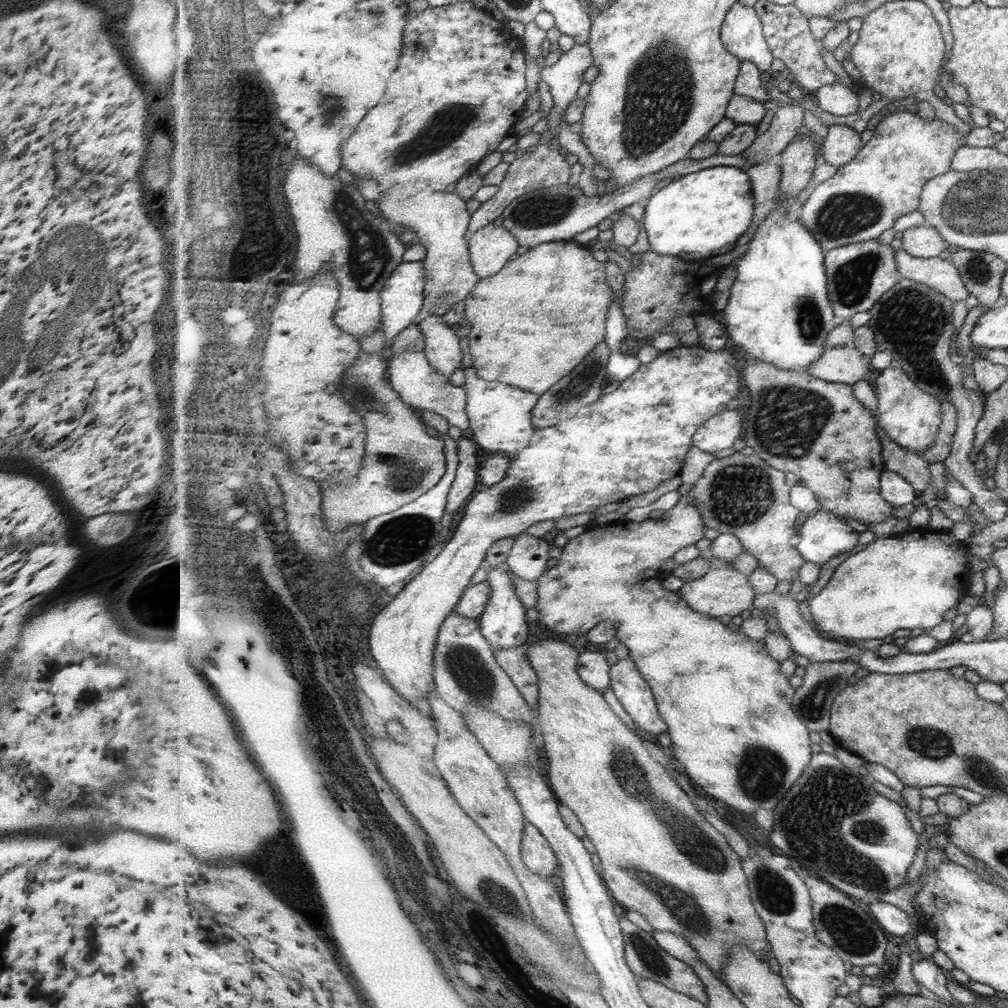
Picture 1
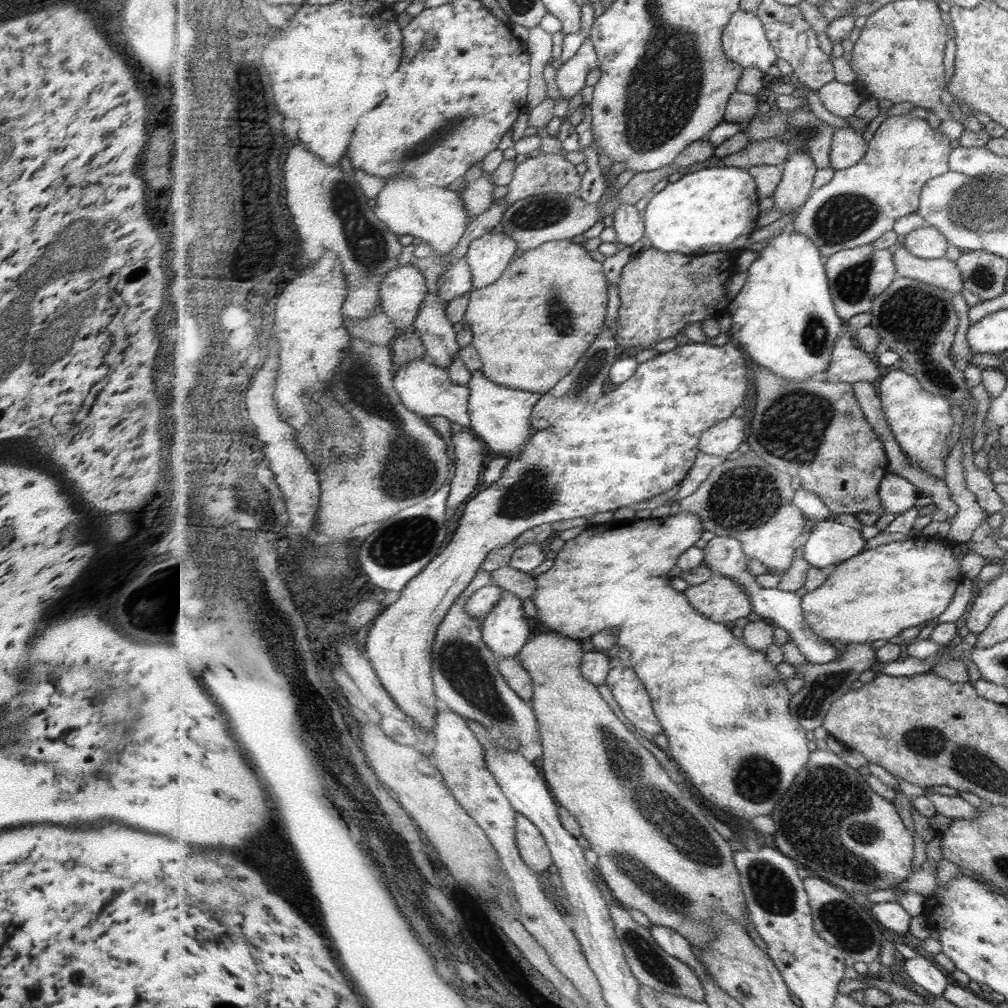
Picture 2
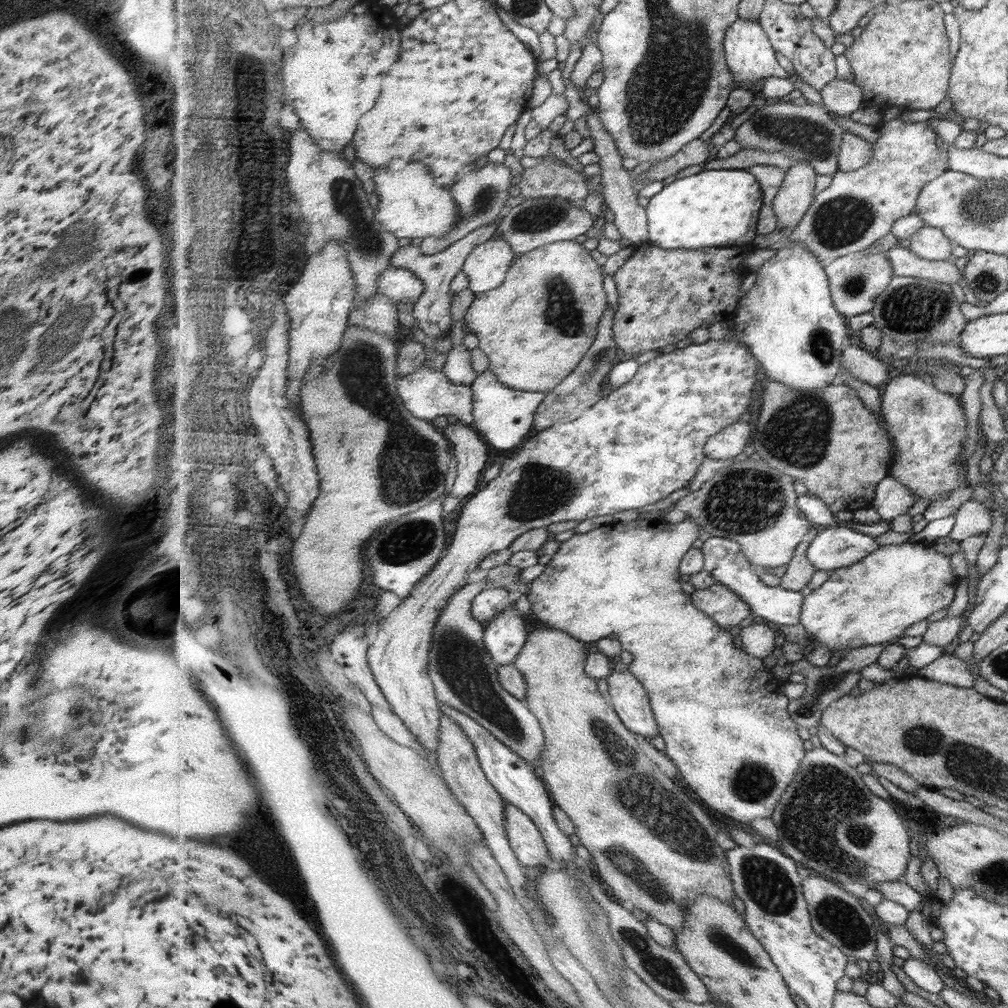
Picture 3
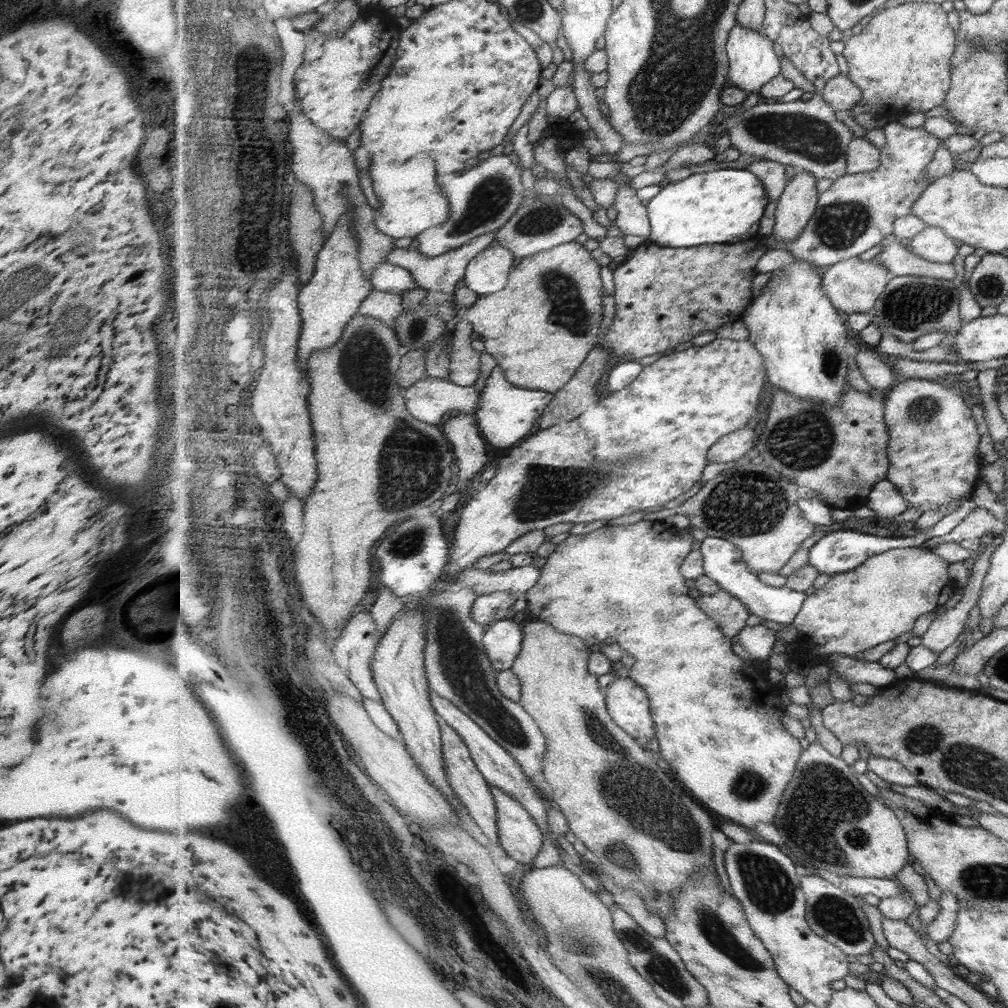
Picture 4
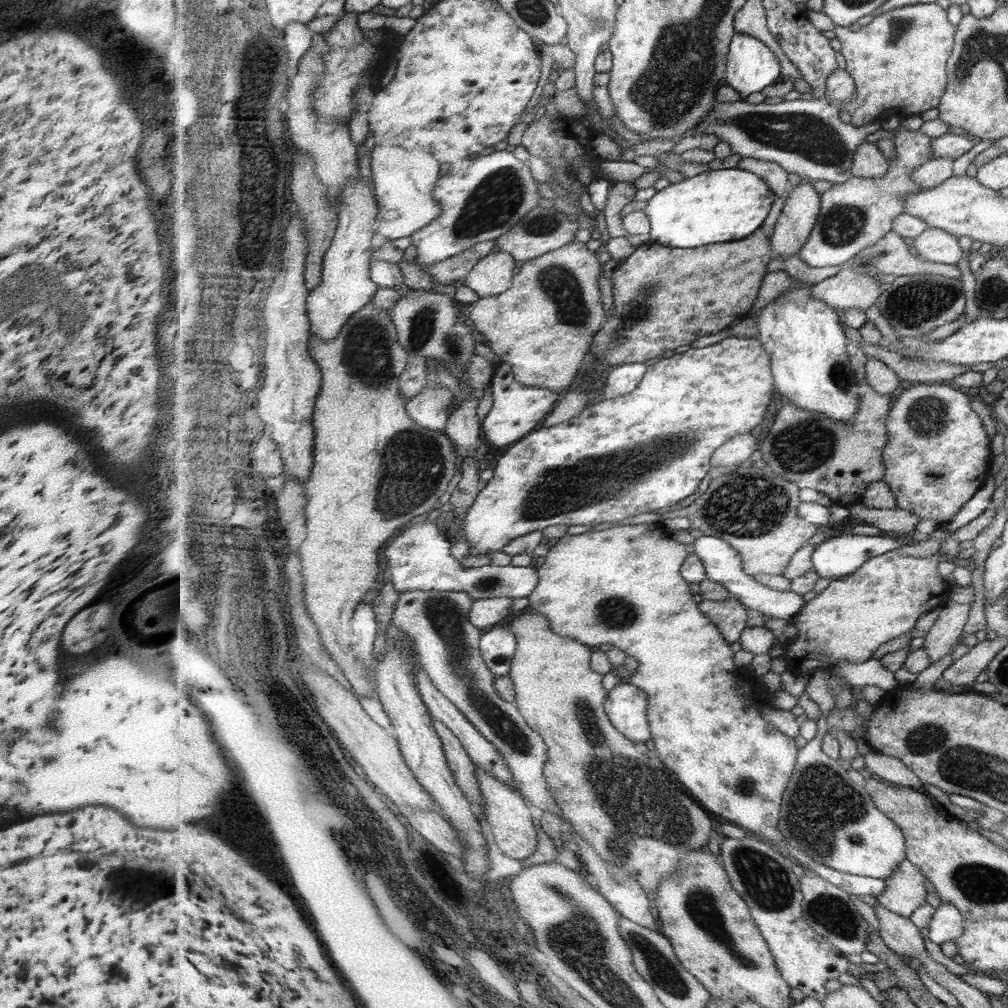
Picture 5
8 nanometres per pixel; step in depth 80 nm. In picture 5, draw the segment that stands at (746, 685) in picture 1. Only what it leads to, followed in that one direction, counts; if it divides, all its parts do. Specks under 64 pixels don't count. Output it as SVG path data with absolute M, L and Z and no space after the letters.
M642 523L637 525L619 525L612 528L603 529L601 531L581 533L578 535L566 534L562 536L556 544L553 544L548 551L546 561L539 566L539 584L528 596L531 610L537 613L543 613L551 623L555 633L558 633L569 641L579 641L587 646L602 646L610 643L614 648L620 648L626 652L628 656L632 656L639 663L639 667L630 677L630 683L642 688L648 695L650 704L648 705L648 720L650 721L650 729L652 741L655 743L656 752L661 756L663 764L667 764L667 768L671 768L677 774L677 780L683 782L683 786L695 796L708 811L718 818L727 820L729 824L737 824L741 828L749 828L753 832L761 832L765 826L779 826L781 812L781 802L785 796L791 777L794 775L796 764L798 763L798 754L800 748L793 740L793 737L786 736L772 726L767 720L761 717L761 709L766 704L771 705L772 694L756 684L756 691L747 697L743 695L738 686L742 680L757 679L751 669L737 667L735 664L735 652L731 650L731 646L725 640L722 632L712 623L710 617L706 615L700 608L699 597L692 591L690 582L682 575L683 564L686 558L691 554L692 546L676 542L669 538L669 531L665 530L660 523Z

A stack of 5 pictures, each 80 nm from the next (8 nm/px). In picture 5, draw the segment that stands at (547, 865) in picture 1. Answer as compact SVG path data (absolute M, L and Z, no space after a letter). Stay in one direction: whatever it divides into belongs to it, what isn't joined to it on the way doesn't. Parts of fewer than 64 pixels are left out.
M476 765L476 777L484 796L484 820L489 824L494 840L505 856L523 861L535 854L538 849L539 826L532 815L534 808L526 798L510 784L501 780L493 773L487 772L483 767Z

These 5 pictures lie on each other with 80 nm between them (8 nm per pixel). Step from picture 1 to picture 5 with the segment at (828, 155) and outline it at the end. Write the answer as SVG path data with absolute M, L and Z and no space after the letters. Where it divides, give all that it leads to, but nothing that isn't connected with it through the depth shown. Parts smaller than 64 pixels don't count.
M864 142L854 158L854 176L881 178L890 171L890 160L876 143Z

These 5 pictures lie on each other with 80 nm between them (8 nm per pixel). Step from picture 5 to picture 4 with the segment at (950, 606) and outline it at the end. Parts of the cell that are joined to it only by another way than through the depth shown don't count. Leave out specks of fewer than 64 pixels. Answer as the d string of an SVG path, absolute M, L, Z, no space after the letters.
M994 543L987 545L978 560L970 564L969 581L964 588L962 599L948 611L938 615L922 635L921 644L935 654L945 652L963 634L971 610L978 606L982 578L989 568L989 556L995 548L997 545Z

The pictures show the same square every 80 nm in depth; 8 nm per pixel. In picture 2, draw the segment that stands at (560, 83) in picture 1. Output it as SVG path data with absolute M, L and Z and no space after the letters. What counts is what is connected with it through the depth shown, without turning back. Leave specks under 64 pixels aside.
M587 38L577 53L557 69L555 82L561 98L572 98L579 94L586 84L589 74L600 68L599 55L594 42Z

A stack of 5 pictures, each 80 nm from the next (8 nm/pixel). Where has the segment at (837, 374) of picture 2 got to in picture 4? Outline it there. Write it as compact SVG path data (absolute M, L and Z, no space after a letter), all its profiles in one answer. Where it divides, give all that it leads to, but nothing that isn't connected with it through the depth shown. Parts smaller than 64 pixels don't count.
M864 349L854 355L853 358L857 359L864 377L875 391L882 392L896 385L893 370L879 352Z

